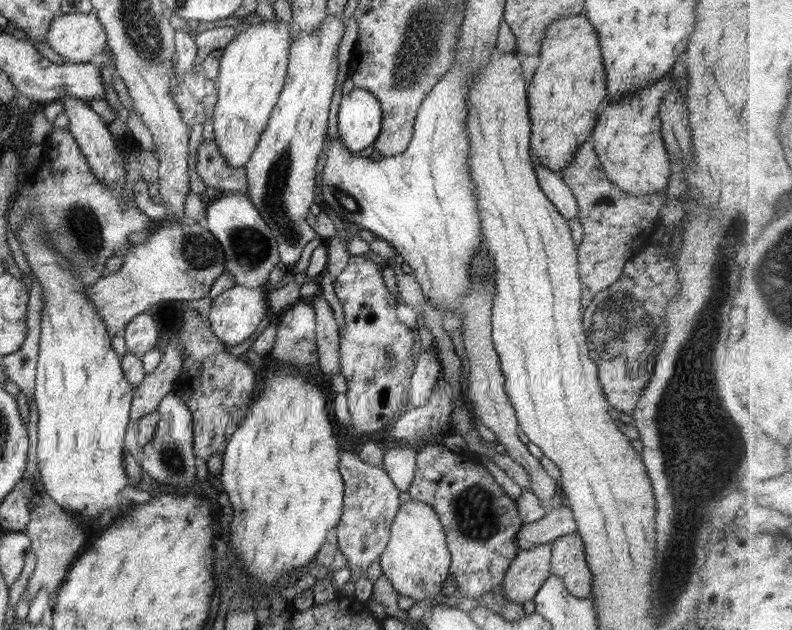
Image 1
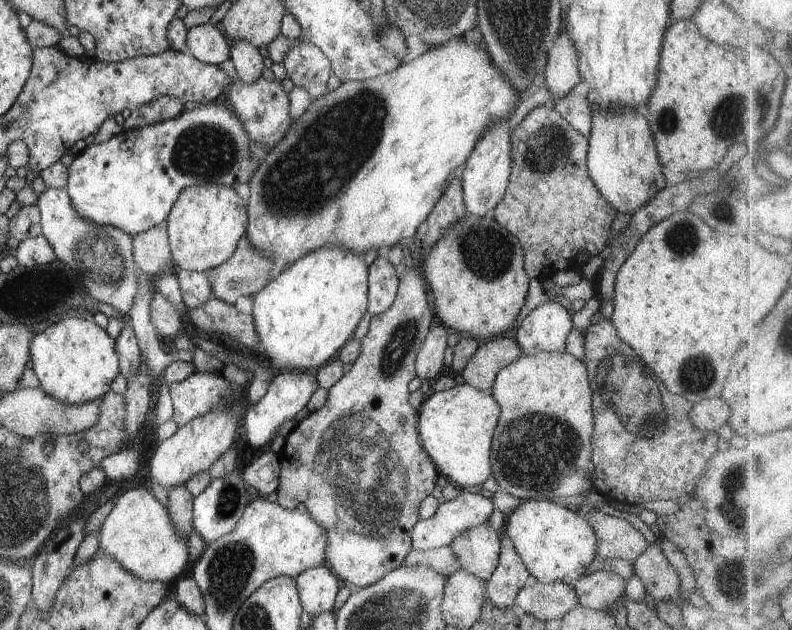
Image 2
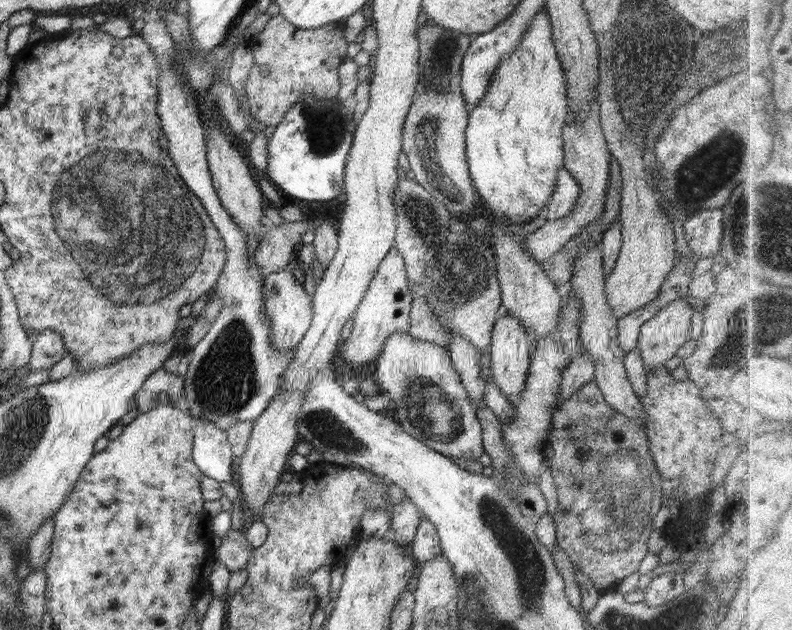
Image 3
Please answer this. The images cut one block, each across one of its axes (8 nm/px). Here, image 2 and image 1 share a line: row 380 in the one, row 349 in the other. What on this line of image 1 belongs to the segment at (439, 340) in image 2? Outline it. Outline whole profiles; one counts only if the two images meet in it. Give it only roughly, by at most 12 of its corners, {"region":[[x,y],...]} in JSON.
{"region":[[434,348],[420,350],[409,386],[411,407],[424,406],[441,377]]}

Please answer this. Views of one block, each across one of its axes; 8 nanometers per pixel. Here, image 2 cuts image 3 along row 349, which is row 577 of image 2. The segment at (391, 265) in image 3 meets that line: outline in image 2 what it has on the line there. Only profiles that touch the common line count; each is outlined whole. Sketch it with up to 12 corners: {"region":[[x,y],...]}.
{"region":[[411,269],[278,454],[326,565],[405,564],[439,477],[409,402],[436,320]]}

